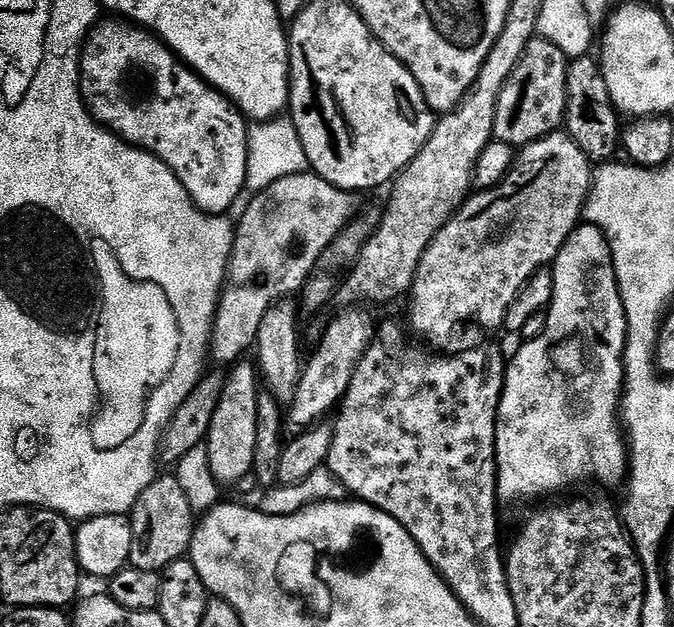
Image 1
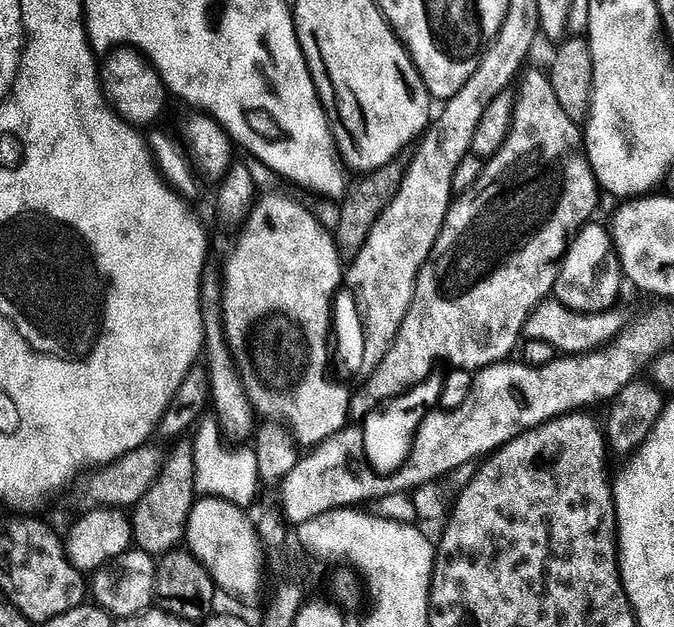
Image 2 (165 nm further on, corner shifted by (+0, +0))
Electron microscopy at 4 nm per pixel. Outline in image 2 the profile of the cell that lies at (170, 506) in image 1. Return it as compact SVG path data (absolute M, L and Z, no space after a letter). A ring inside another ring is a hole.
M184 434L175 442L172 457L163 461L160 473L154 483L142 494L142 498L131 513L132 539L139 551L153 558L165 556L167 552L179 549L188 530L188 519L192 506L198 499L196 491L196 467L194 466L194 440Z

